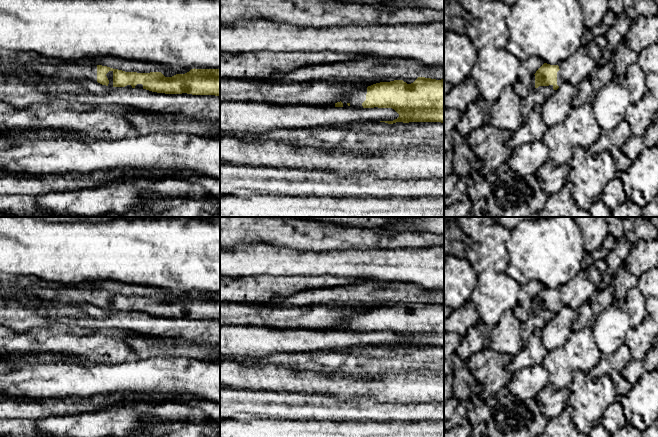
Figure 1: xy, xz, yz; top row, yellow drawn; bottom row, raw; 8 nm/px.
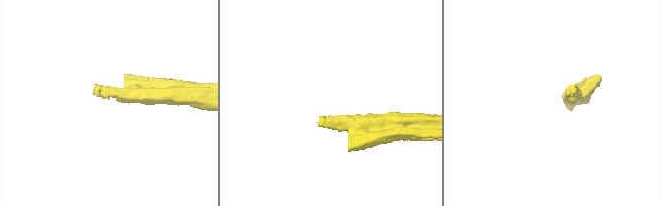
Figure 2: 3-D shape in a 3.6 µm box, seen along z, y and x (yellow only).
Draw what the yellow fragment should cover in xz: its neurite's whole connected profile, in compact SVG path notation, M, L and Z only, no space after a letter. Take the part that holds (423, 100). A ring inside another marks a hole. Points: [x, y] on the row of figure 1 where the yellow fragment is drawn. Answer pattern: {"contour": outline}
{"contour": "M418 77L413 83L407 84L403 80L380 82L351 90L340 102L323 105L325 107L343 108L392 108L399 117L393 121L380 121L388 124L396 122L441 122L444 123L444 80Z"}

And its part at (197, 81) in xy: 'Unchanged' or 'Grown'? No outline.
Grown

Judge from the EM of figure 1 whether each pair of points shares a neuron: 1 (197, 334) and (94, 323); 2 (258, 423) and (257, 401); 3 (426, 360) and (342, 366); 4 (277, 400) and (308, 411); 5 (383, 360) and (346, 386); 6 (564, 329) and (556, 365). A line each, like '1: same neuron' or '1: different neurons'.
1: same neuron
2: different neurons
3: same neuron
4: same neuron
5: different neurons
6: different neurons

